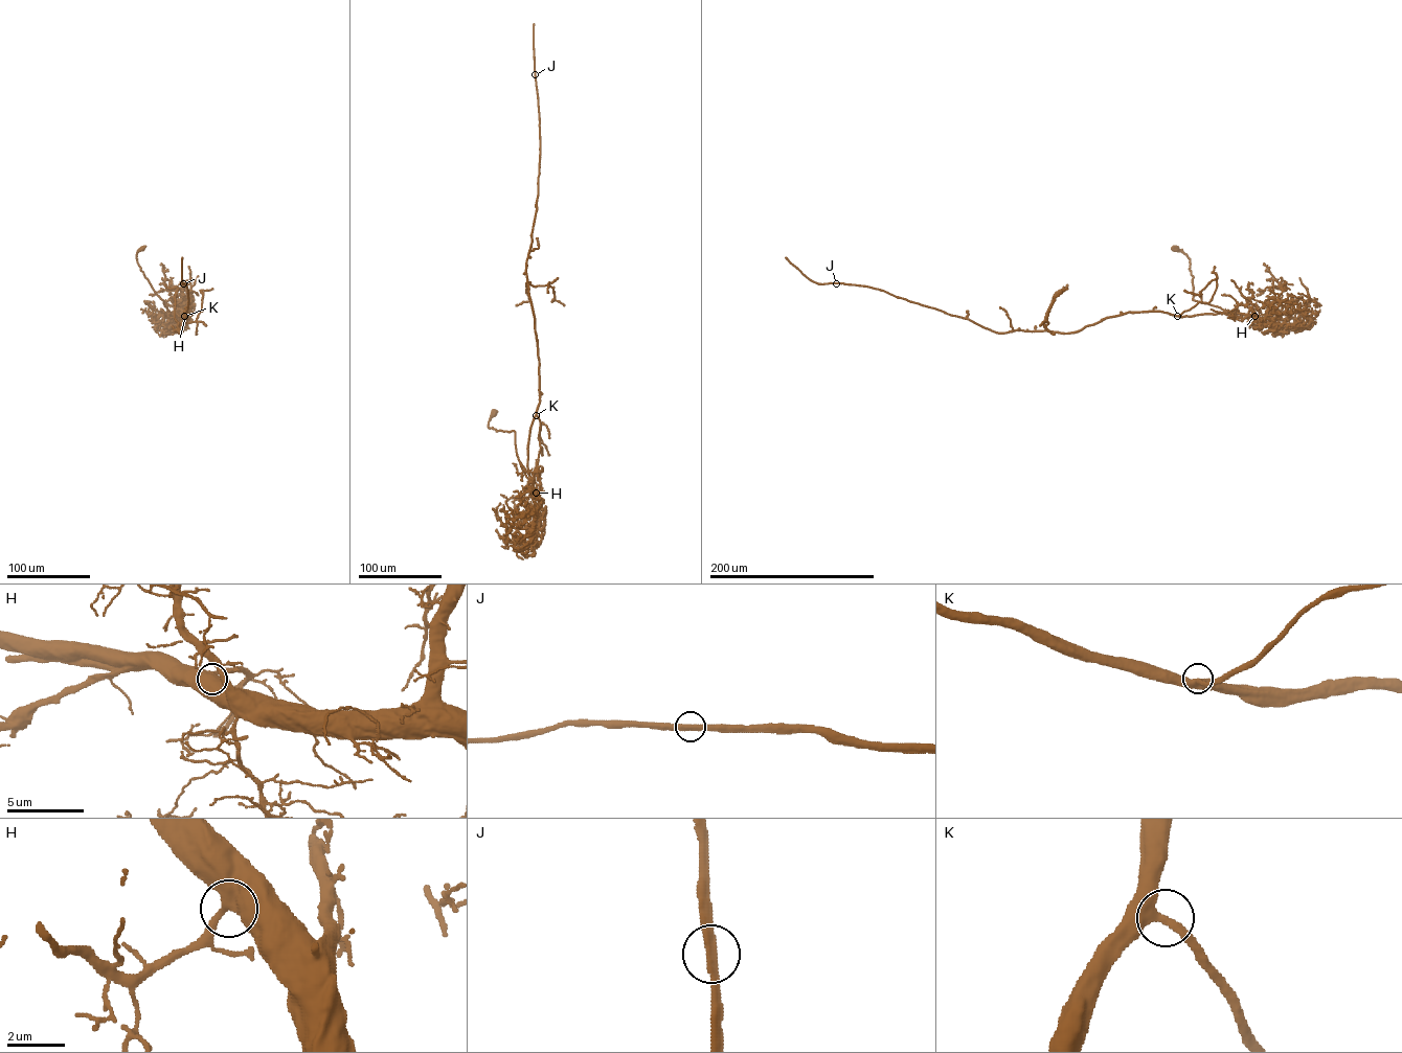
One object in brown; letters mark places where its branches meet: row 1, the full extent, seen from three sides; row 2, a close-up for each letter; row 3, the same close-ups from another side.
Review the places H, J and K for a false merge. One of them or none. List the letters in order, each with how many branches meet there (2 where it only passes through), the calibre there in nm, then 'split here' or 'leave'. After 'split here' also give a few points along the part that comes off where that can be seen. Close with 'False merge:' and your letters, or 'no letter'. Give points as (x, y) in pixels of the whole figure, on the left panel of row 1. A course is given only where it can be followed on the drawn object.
H: 2 branches meet; 550 nm thick; leave
J: 2 branches meet; 320 nm thick; leave
K: 2 branches meet; 400 nm thick; leave
False merge: no letter

